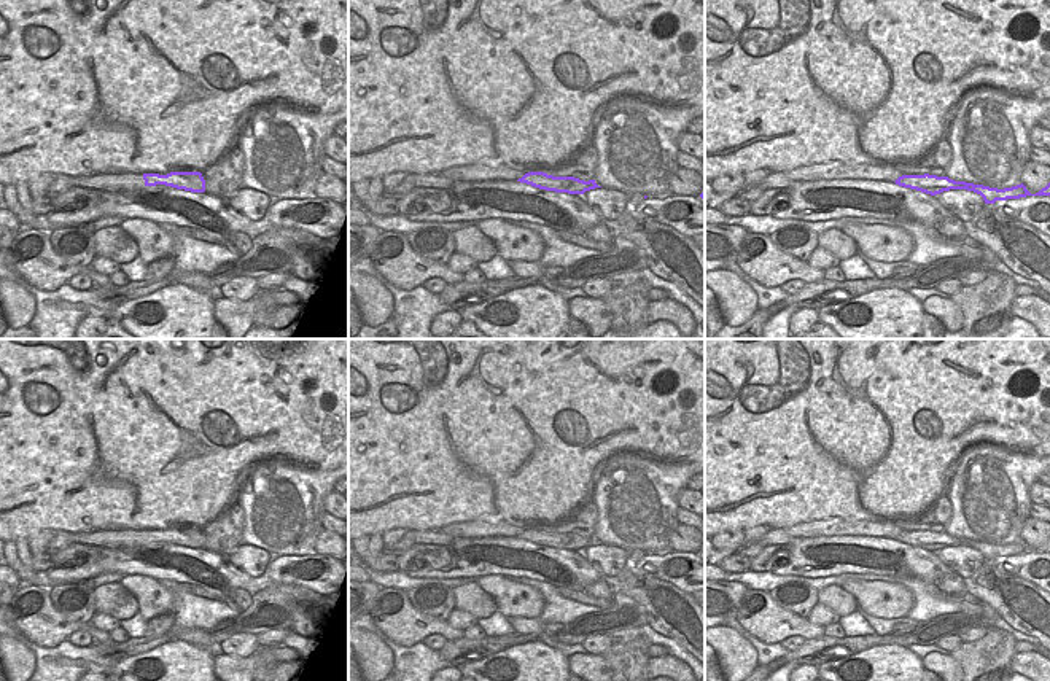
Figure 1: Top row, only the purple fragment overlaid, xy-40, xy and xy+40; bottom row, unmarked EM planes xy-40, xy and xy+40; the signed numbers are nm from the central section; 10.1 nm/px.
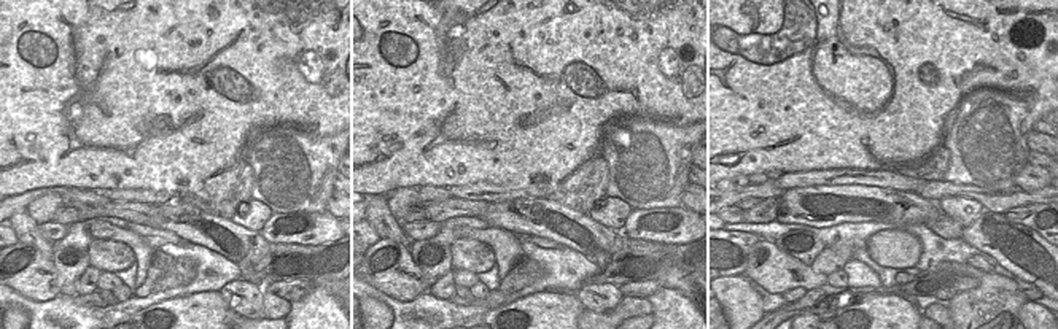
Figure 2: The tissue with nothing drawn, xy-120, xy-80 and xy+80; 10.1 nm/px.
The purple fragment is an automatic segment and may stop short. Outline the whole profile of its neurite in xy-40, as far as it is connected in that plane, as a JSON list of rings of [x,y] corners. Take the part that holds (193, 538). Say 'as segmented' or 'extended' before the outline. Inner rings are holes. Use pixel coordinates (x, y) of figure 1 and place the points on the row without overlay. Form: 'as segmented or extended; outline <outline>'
extended; outline [[[170,528],[159,530],[115,530],[95,533],[73,533],[73,544],[99,546],[105,549],[121,549],[145,546],[148,543],[172,543],[191,549],[204,549],[205,536],[200,528]]]

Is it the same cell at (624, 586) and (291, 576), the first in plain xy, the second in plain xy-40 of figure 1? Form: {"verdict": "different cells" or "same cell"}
{"verdict": "different cells"}

